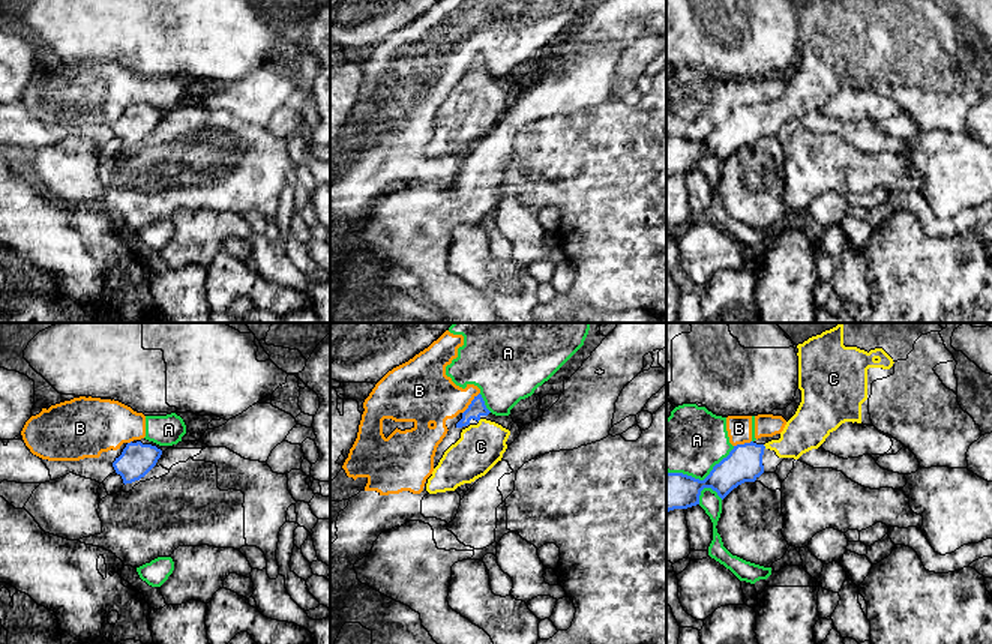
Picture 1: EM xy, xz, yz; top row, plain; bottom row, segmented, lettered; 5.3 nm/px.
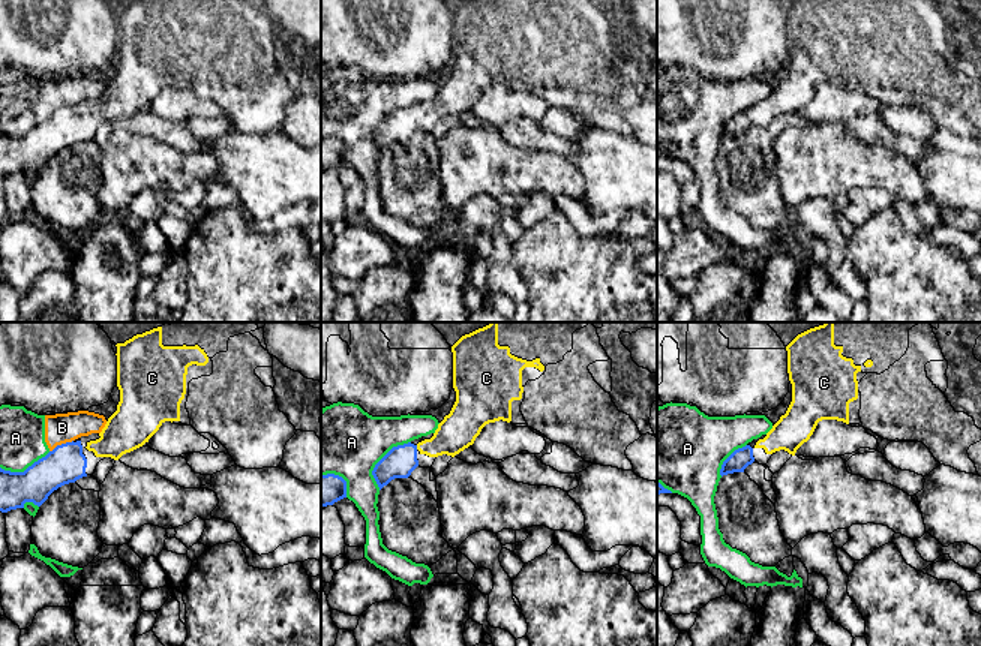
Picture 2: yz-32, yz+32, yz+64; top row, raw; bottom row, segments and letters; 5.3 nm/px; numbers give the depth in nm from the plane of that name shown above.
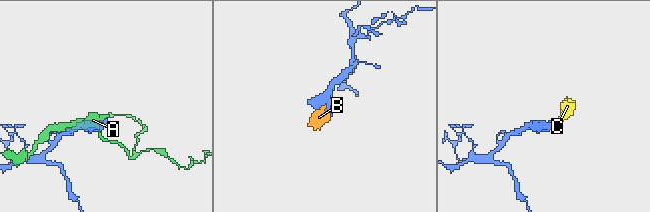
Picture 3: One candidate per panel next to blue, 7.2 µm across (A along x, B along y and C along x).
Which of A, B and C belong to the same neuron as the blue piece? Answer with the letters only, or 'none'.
C

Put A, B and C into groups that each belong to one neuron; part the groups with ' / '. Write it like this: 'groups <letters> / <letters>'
groups A B / C

